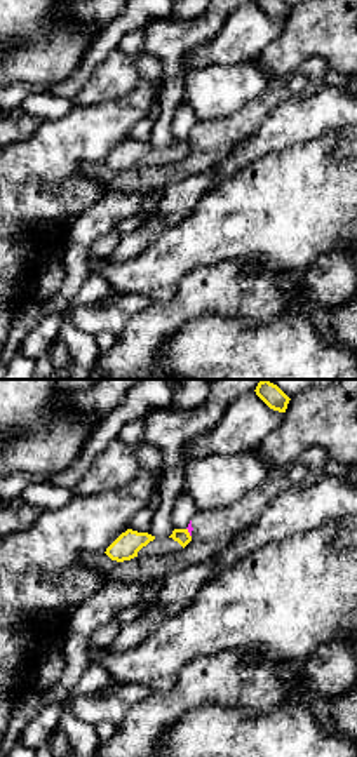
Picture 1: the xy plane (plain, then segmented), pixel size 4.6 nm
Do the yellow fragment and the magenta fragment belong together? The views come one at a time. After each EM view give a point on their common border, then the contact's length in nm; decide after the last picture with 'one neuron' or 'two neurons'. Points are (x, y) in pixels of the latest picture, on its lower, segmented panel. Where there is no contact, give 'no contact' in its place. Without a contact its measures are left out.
meets yellow at (188, 533); contact 50 nm long

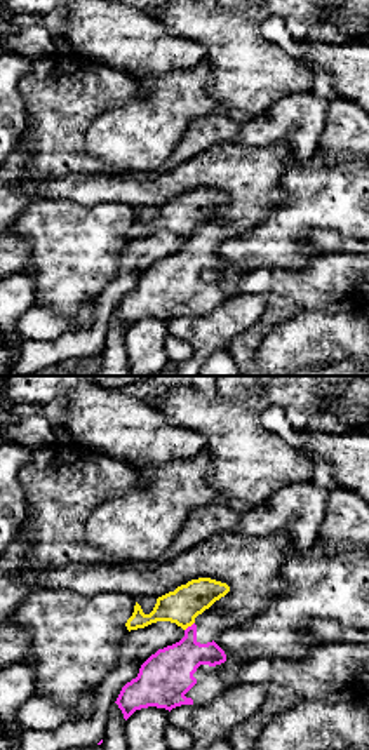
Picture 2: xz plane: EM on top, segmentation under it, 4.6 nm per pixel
meets yellow at (188, 625); contact 60 nm long

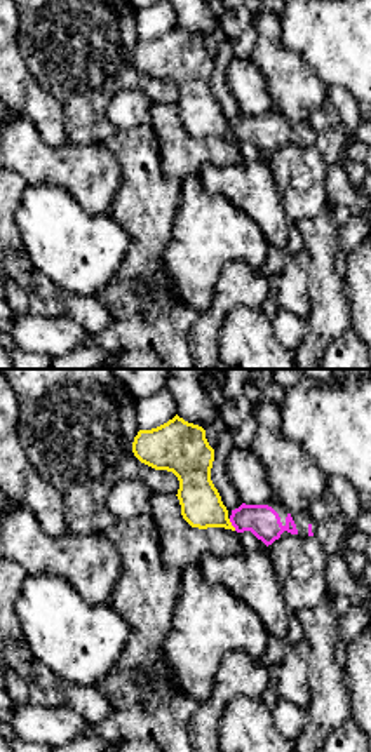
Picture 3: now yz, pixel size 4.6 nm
meets yellow at (230, 524); contact 70 nm long

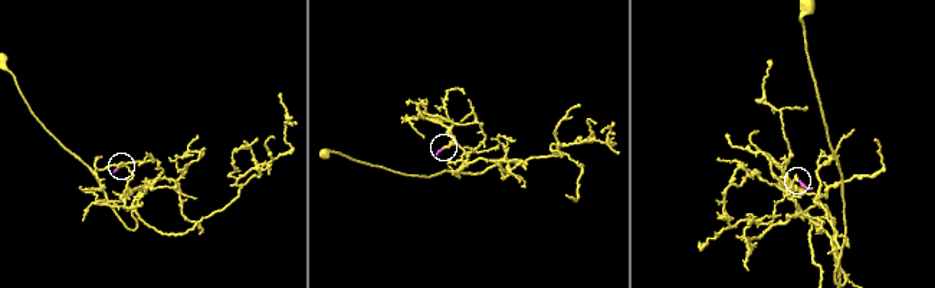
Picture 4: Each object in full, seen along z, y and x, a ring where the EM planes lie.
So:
two neurons

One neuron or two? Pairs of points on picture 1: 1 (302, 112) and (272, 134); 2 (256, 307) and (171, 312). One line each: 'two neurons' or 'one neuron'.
1: one neuron
2: one neuron

